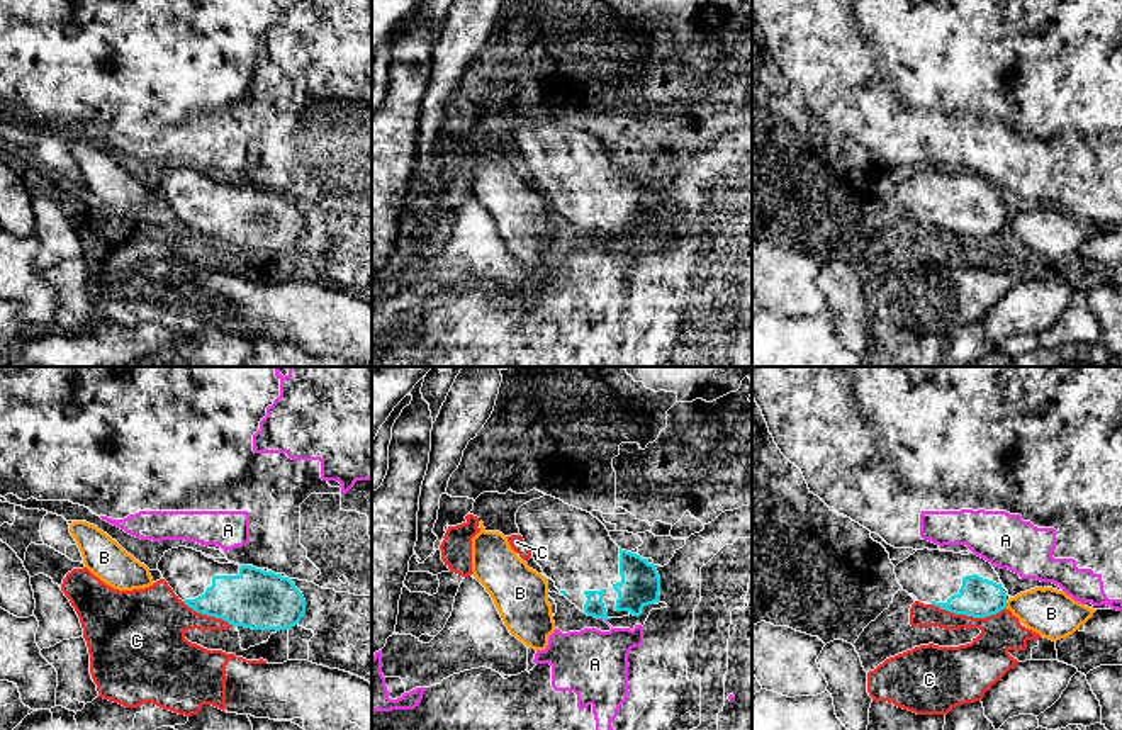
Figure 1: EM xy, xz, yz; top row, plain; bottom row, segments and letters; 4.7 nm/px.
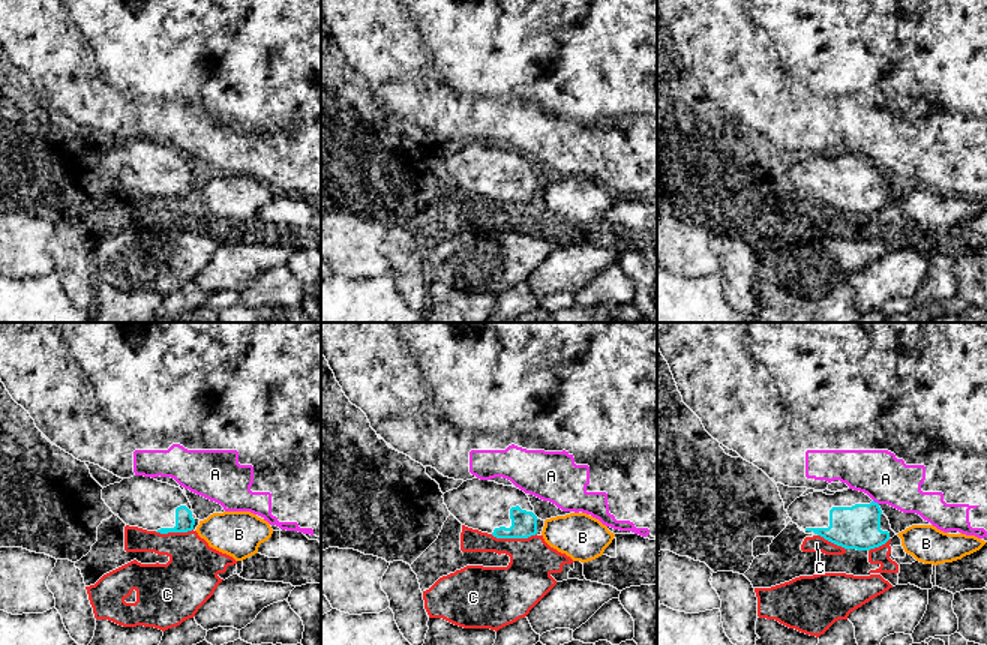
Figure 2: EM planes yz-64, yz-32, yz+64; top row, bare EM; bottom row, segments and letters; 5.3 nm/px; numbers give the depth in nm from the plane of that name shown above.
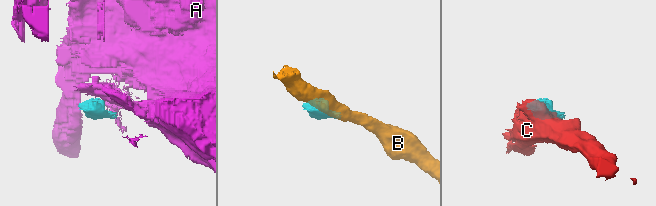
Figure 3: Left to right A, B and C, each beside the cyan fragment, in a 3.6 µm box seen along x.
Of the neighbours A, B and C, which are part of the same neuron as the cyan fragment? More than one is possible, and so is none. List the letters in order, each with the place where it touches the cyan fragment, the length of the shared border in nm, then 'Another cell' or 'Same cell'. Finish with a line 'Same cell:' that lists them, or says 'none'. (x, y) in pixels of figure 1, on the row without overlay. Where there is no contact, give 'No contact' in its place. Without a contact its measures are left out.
A: Touches cyan at xz (603, 238). Shared border 50 nm. Another cell
B: Touches cyan at yz (1005, 224). Shared border 30 nm. Another cell
C: Touches cyan at yz (970, 235). Shared border 360 nm. Another cell
Same cell: none

